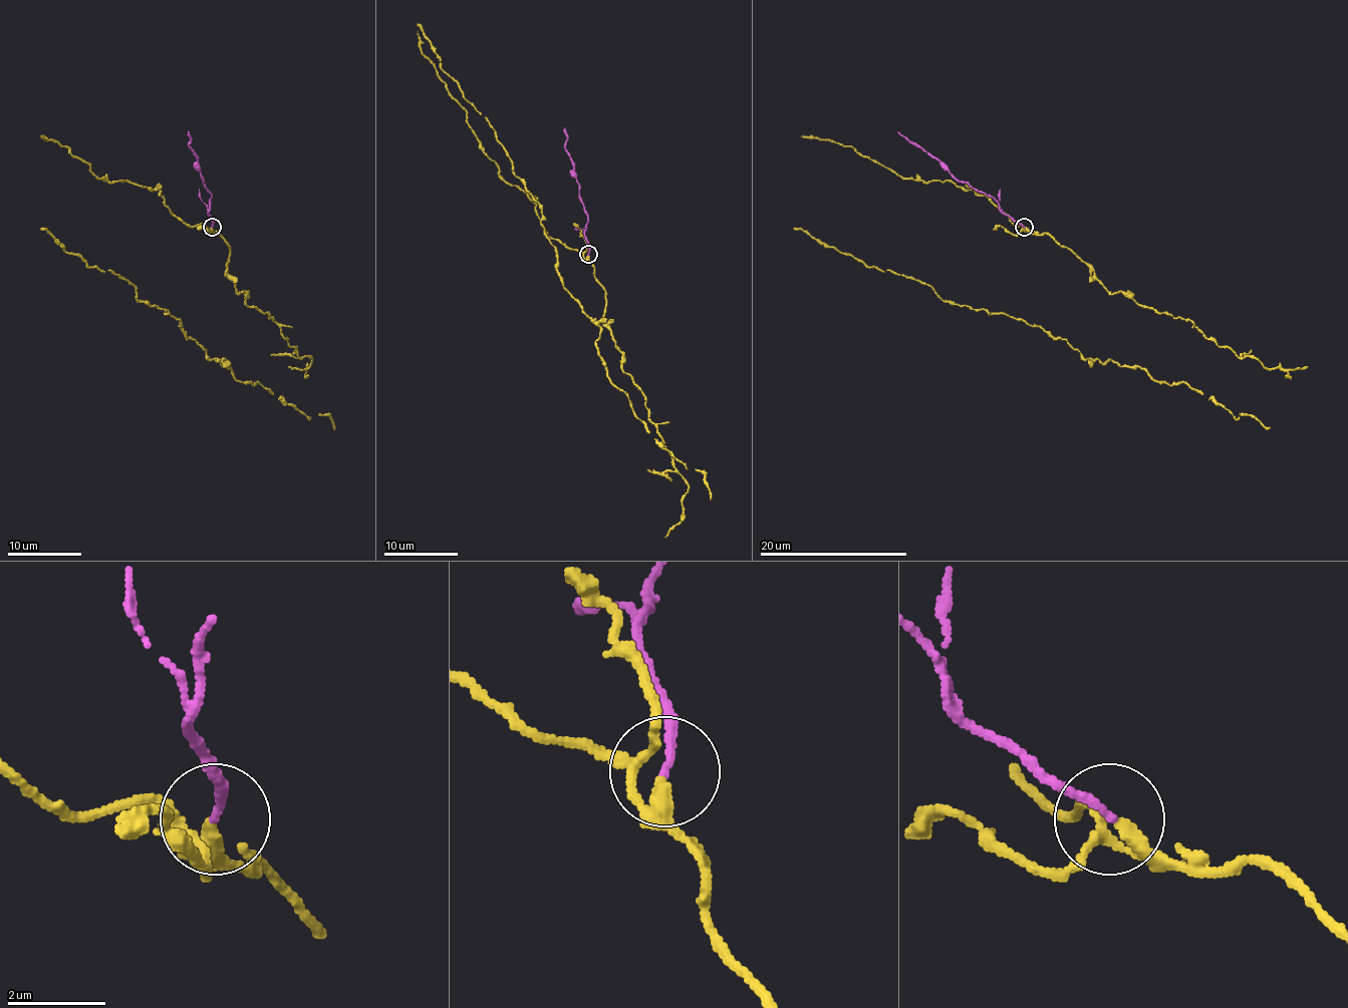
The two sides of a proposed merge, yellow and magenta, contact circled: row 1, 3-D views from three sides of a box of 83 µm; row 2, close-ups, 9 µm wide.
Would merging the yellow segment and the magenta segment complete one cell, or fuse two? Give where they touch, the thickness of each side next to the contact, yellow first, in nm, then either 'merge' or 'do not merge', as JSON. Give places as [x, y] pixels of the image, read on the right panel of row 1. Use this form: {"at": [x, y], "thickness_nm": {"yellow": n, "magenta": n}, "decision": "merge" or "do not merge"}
{"at": [1024, 227], "thickness_nm": {"yellow": 220, "magenta": 170}, "decision": "do not merge"}

